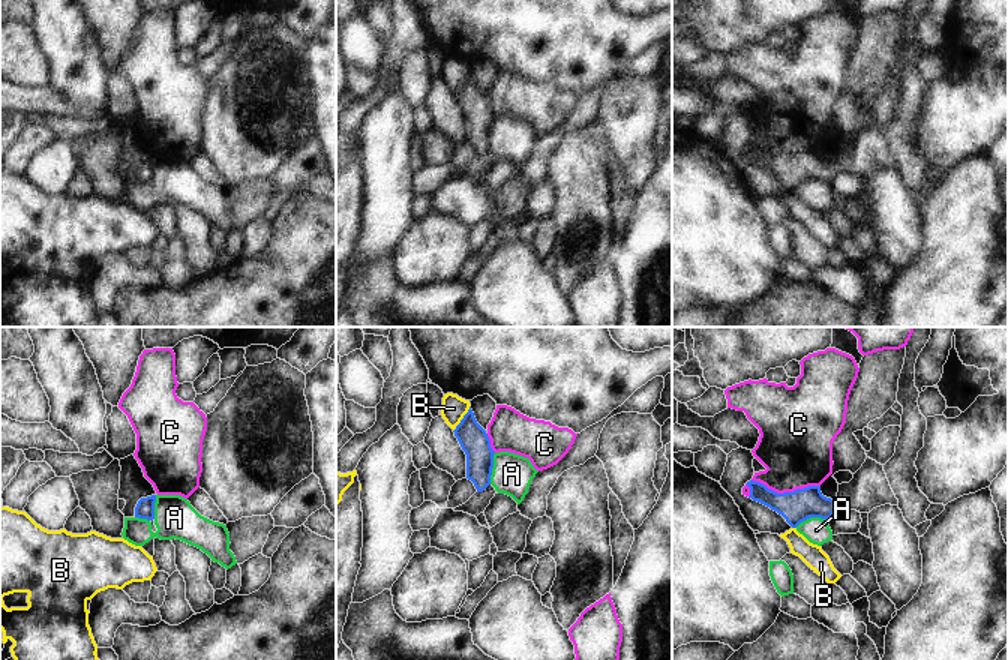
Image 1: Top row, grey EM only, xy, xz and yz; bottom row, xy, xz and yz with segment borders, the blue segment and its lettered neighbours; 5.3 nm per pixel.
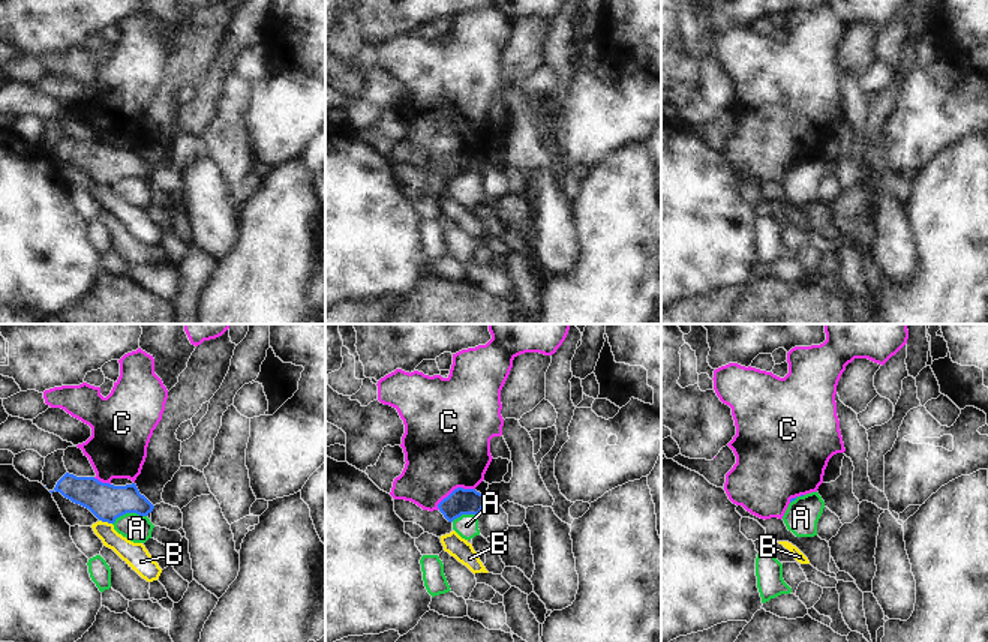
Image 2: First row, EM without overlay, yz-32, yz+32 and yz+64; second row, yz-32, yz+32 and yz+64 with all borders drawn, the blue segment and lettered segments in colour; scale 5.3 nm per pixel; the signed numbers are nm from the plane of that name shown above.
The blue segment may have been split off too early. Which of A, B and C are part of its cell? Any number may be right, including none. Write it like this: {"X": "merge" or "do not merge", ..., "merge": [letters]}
{"A": "do not merge", "B": "do not merge", "C": "do not merge", "merge": []}

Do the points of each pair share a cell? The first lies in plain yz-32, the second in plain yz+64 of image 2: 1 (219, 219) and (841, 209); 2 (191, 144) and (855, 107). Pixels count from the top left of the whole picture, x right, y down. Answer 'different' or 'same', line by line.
1: different
2: same

